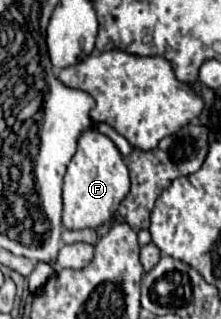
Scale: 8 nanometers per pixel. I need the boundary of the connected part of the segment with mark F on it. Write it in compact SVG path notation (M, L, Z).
M95 128L85 130L77 140L77 152L63 180L63 226L69 230L97 228L111 220L119 202L129 192L129 170L117 146Z

